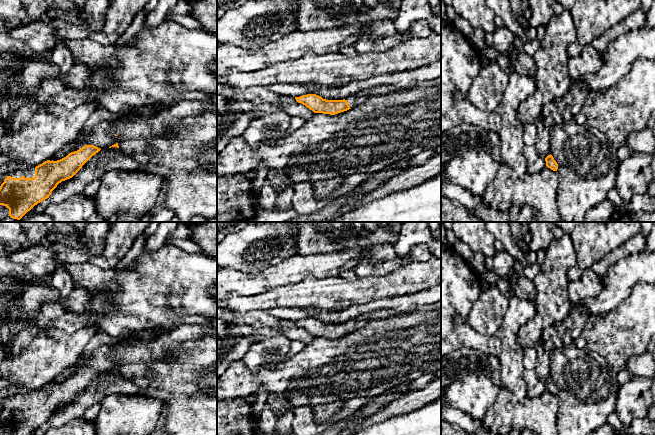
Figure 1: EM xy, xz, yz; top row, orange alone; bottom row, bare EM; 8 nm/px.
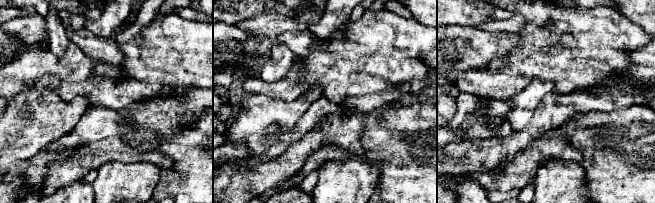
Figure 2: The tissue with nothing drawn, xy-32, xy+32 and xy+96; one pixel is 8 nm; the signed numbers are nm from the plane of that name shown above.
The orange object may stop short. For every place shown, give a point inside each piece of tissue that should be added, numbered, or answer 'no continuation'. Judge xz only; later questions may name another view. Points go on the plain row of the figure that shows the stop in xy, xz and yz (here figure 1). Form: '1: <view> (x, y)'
1: xz (355, 324)

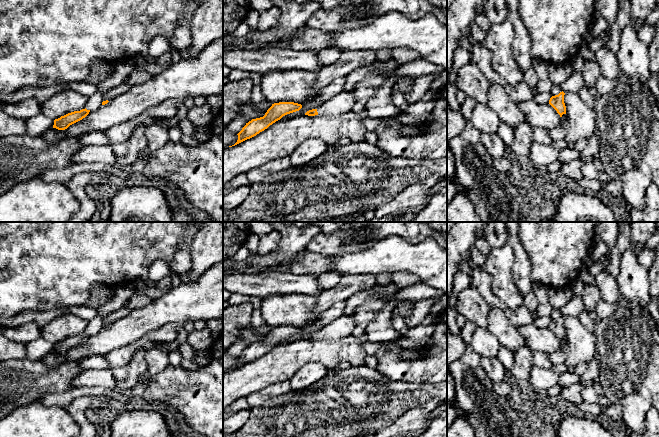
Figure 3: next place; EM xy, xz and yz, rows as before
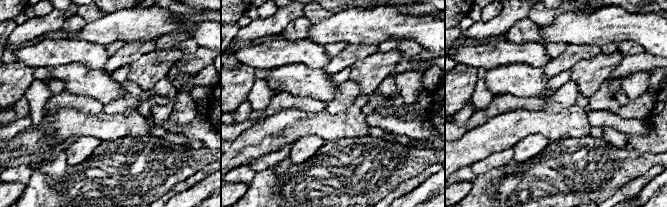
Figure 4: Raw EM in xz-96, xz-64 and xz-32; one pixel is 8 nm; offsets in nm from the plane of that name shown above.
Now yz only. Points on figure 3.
no continuation

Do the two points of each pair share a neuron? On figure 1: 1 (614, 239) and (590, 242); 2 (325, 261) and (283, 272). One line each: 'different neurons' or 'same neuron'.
1: same neuron
2: same neuron

